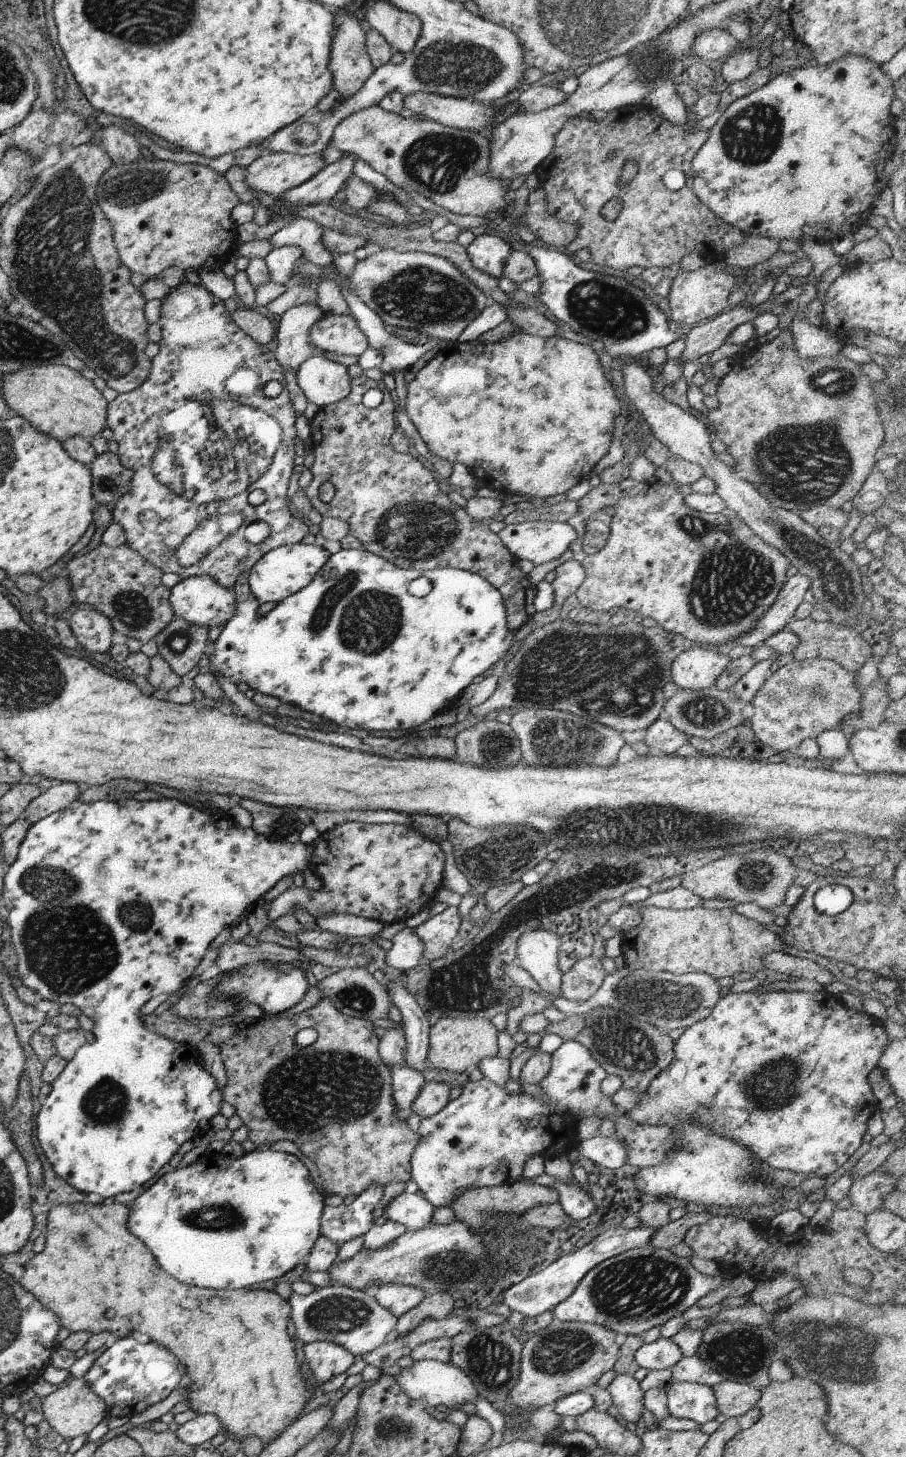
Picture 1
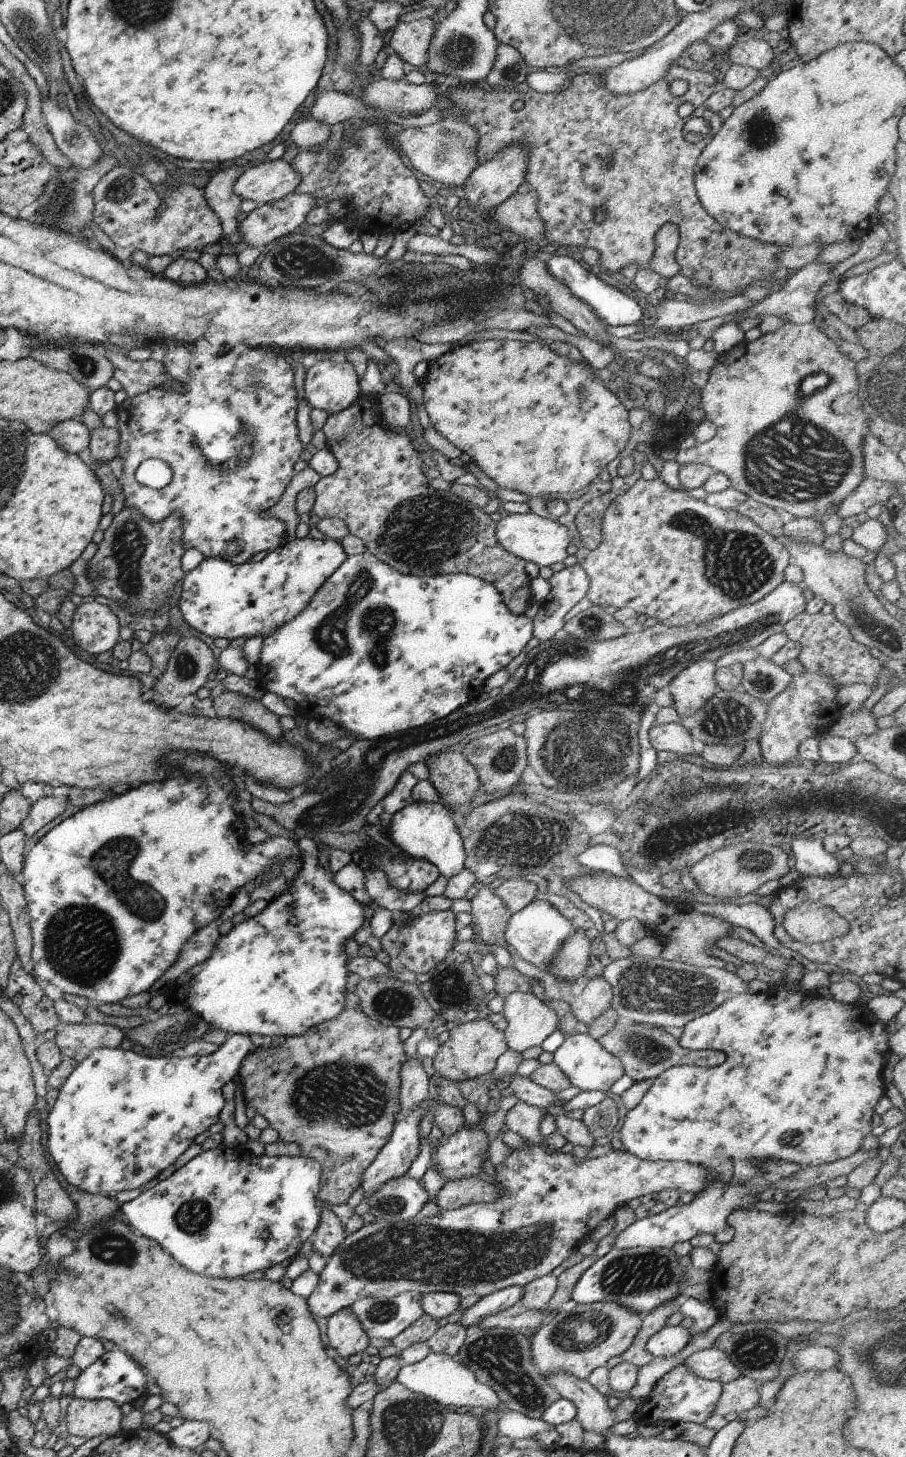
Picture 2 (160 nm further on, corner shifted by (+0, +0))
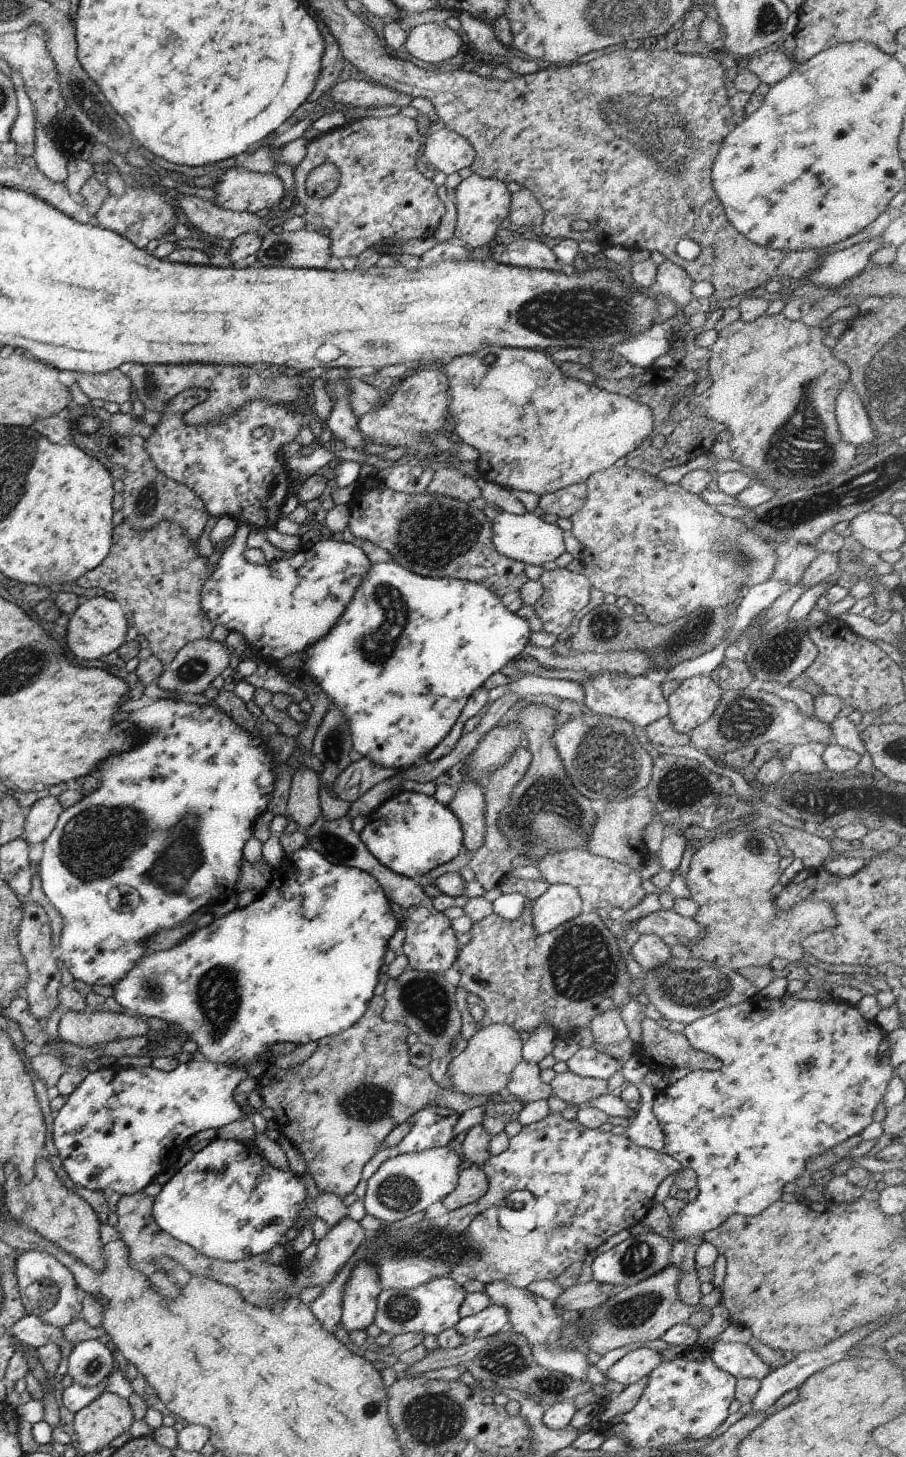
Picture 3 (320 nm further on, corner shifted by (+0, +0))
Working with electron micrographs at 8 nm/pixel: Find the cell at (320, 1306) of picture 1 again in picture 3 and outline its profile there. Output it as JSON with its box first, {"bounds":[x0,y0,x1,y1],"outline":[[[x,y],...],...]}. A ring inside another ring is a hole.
{"bounds":[373,1278,468,1337],"outline":[[[449,1278],[425,1281],[403,1292],[387,1288],[382,1290],[375,1300],[376,1312],[373,1323],[381,1332],[391,1334],[393,1337],[404,1333],[437,1337],[445,1330],[454,1329],[455,1324],[459,1322],[457,1310],[465,1294],[468,1293],[459,1284],[453,1284],[453,1280]]]}

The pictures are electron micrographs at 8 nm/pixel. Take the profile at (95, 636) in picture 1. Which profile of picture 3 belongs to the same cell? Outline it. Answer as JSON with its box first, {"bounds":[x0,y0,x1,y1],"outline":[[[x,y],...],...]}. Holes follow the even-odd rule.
{"bounds":[63,597,125,660],"outline":[[[108,597],[81,599],[73,614],[68,617],[63,650],[69,650],[77,660],[97,660],[117,650],[125,641],[125,609],[119,602],[109,600]]]}

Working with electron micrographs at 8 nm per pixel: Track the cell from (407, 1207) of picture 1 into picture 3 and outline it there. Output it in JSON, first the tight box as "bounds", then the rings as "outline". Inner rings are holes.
{"bounds":[362,1145,464,1225],"outline":[[[448,1145],[390,1156],[366,1182],[362,1199],[365,1214],[389,1225],[421,1210],[425,1211],[431,1204],[443,1200],[457,1186],[457,1172],[462,1162],[464,1159]]]}

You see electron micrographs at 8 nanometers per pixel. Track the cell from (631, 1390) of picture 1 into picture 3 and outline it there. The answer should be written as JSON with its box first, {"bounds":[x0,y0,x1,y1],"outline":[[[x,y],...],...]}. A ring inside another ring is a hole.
{"bounds":[604,1348,661,1387],"outline":[[[629,1348],[627,1354],[615,1360],[604,1376],[608,1380],[622,1384],[627,1387],[637,1382],[639,1378],[648,1376],[649,1372],[661,1363],[661,1358],[653,1348]]]}

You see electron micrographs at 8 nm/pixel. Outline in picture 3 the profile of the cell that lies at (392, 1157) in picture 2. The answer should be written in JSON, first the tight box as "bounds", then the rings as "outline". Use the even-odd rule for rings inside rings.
{"bounds":[391,1106,458,1156],"outline":[[[425,1106],[410,1118],[413,1120],[413,1126],[409,1133],[399,1140],[399,1144],[395,1144],[395,1151],[391,1152],[391,1156],[447,1145],[452,1140],[450,1131],[458,1116],[451,1114],[447,1108]]]}

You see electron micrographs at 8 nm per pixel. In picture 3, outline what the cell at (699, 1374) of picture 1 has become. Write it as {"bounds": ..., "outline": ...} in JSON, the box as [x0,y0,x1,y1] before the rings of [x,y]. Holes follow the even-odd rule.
{"bounds":[709,1341,772,1381],"outline":[[[718,1341],[709,1350],[711,1362],[723,1372],[733,1376],[735,1380],[753,1378],[761,1381],[763,1376],[772,1372],[771,1368],[759,1360],[753,1350],[745,1344],[723,1343]]]}

